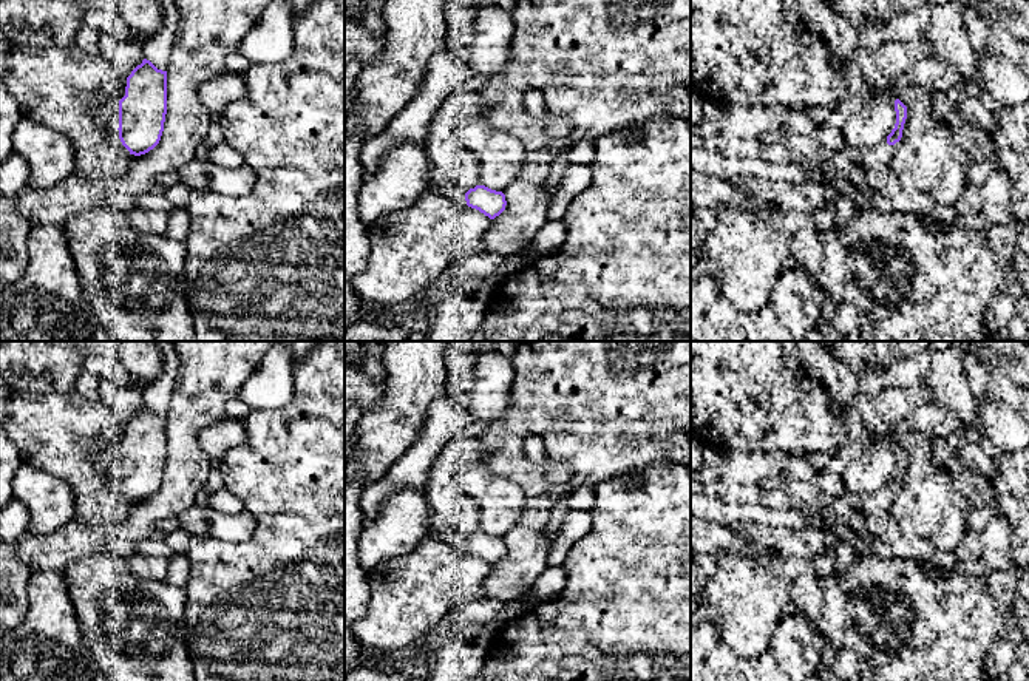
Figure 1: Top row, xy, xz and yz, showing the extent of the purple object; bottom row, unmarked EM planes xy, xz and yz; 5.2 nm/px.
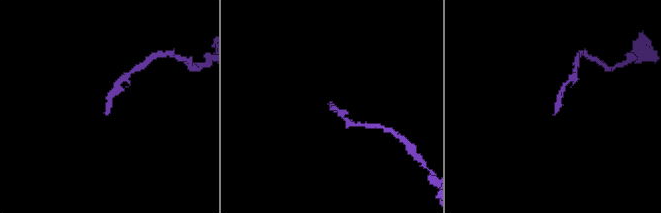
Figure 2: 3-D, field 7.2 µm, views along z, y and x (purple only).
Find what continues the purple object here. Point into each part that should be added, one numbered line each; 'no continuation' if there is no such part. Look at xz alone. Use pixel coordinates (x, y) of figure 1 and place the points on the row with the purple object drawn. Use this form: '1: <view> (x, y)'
1: xz (448, 190)

